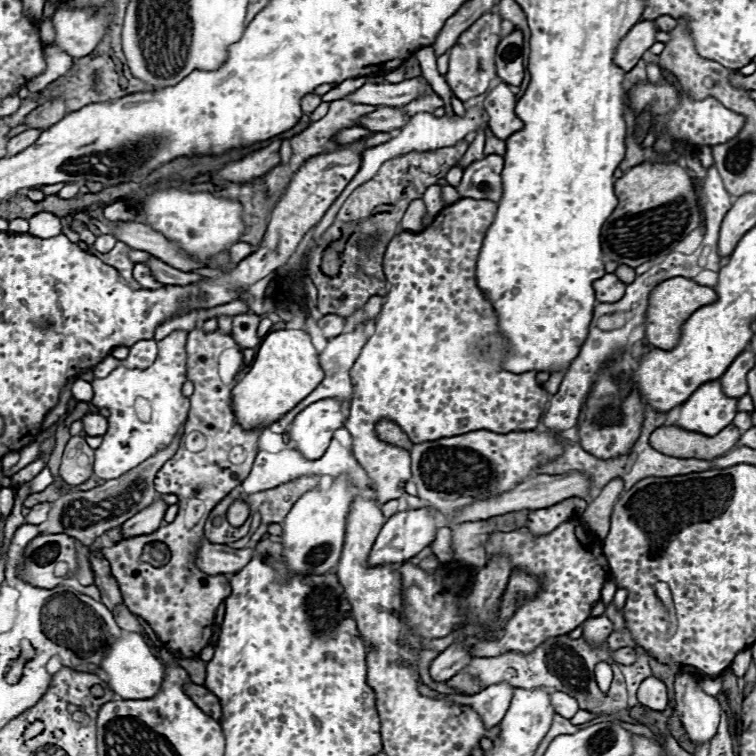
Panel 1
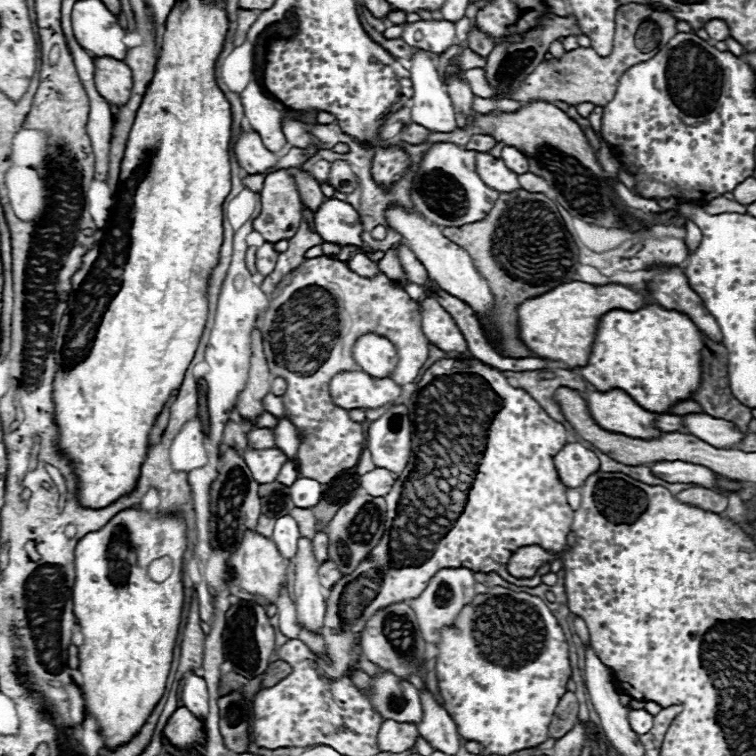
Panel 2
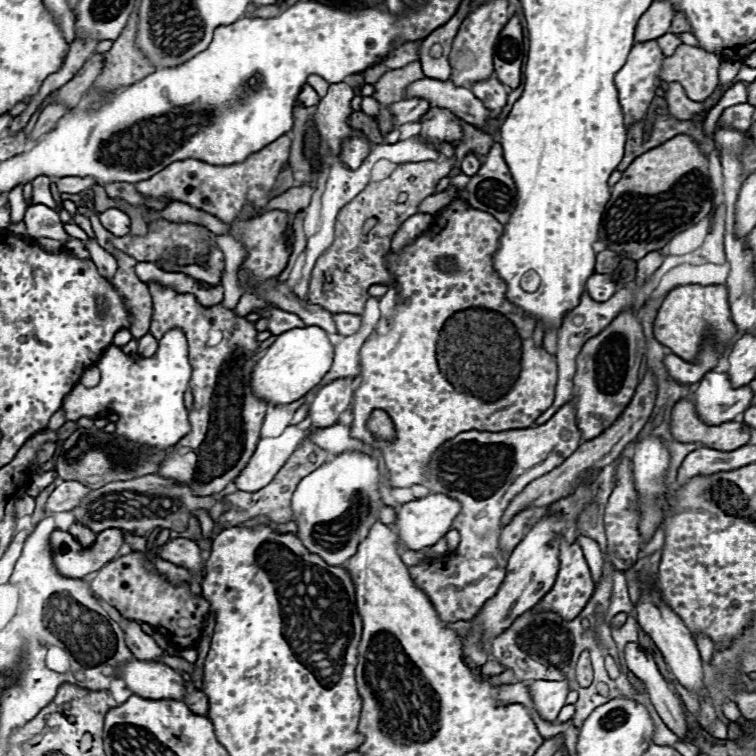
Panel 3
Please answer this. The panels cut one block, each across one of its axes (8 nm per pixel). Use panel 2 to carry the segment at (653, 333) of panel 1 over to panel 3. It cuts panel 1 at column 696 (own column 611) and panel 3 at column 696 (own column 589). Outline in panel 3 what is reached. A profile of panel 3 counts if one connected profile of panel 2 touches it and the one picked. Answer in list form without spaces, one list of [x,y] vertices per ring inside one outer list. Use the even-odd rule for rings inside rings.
[[[724,284],[676,286],[664,298],[664,302],[658,310],[656,322],[654,322],[654,336],[658,338],[658,342],[668,346],[676,356],[680,356],[688,362],[696,360],[696,356],[700,354],[700,348],[708,336],[714,338],[714,344],[718,350],[724,350],[724,348],[734,346],[736,334],[738,334],[738,328],[730,316],[728,288]]]

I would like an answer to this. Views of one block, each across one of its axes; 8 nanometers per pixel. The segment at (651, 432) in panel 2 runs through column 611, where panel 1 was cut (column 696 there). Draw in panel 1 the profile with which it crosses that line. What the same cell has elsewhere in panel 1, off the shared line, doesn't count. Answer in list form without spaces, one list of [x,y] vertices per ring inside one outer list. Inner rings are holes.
[[[720,380],[706,382],[682,404],[682,412],[676,424],[688,432],[714,436],[732,424],[736,406],[738,398],[724,396]]]

